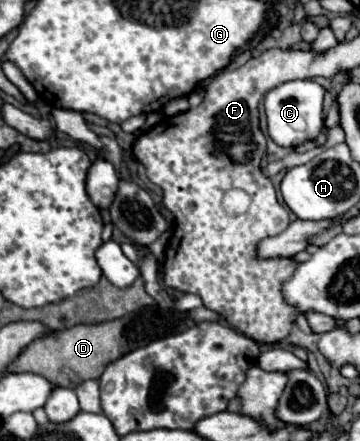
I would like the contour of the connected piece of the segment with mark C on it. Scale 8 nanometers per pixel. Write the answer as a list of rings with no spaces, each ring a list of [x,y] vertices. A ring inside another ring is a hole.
[[[308,79],[286,81],[286,83],[270,89],[264,97],[264,109],[266,109],[268,133],[270,133],[272,141],[286,149],[304,145],[306,141],[314,141],[324,127],[322,101],[324,101],[324,87],[314,81],[308,81]]]

